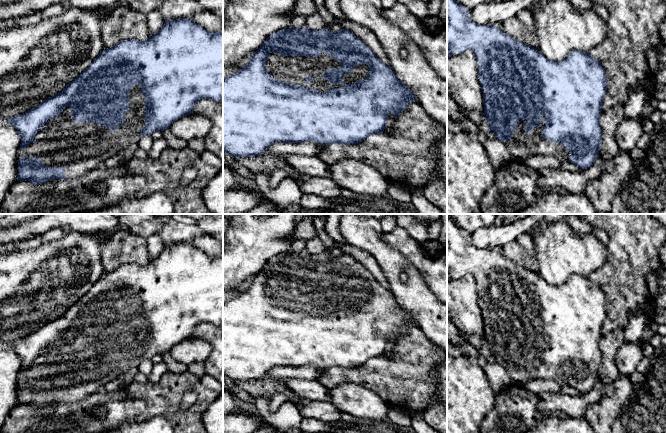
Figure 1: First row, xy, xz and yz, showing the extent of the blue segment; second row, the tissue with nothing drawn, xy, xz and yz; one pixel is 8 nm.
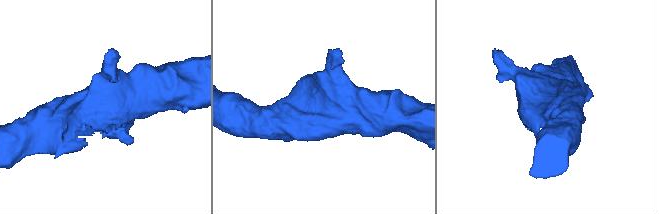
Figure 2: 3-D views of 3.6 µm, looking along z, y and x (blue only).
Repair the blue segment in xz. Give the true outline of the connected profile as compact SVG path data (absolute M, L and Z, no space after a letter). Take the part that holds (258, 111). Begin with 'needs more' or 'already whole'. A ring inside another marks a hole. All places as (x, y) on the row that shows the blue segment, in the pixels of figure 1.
needs more; M306 26L282 29L270 35L242 69L235 74L223 77L223 153L229 153L235 158L257 156L277 142L313 141L323 146L332 143L358 144L371 135L383 133L389 113L392 111L396 120L396 117L414 100L416 100L414 93L398 80L393 68L385 65L361 39L349 30L341 29L337 32L328 29L309 30Z

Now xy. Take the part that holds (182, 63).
needs more; M190 18L167 20L161 29L146 41L131 38L120 41L111 48L105 48L91 65L80 75L76 75L76 78L67 84L61 92L49 97L27 112L6 121L16 128L21 137L20 150L17 156L17 181L26 180L34 185L39 185L52 179L79 177L96 169L100 163L117 155L131 144L138 143L143 136L169 128L179 118L193 114L195 104L201 99L211 99L214 102L223 101L223 27L216 33L209 33Z

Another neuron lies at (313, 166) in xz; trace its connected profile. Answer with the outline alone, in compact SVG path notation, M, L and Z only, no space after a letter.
M286 154L285 161L295 170L311 177L331 178L328 165L318 156L303 156L299 154Z

